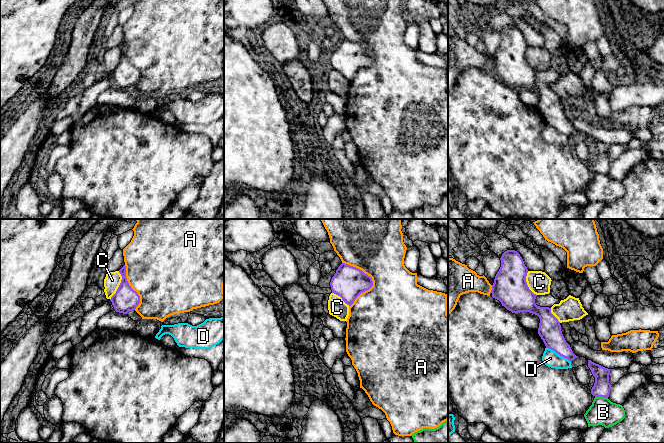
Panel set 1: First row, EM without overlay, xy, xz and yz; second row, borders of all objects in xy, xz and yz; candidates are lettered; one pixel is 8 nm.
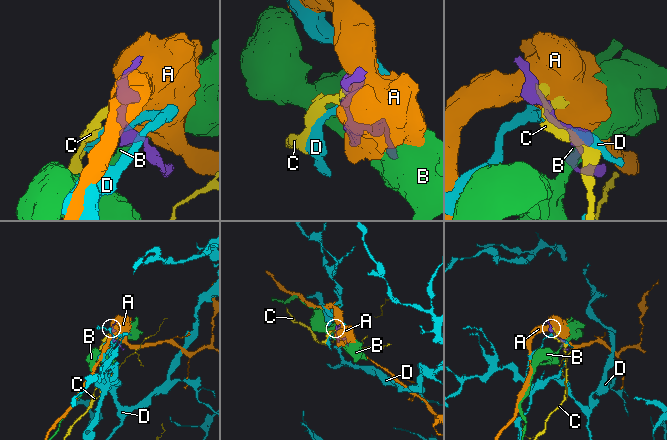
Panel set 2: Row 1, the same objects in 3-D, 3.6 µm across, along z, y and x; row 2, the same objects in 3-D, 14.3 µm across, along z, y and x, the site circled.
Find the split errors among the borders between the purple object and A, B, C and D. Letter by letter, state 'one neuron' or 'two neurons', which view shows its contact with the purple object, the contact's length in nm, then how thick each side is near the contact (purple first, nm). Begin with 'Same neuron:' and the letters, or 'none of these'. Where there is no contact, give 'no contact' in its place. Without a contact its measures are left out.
Same neuron: none of these
A: two neurons | xz | 360 nm | 260/440 nm
B: two neurons | yz | 110 nm | 140/220 nm
C: two neurons | xy | 240 nm | 200/130 nm
D: two neurons | yz | 240 nm | 180/140 nm

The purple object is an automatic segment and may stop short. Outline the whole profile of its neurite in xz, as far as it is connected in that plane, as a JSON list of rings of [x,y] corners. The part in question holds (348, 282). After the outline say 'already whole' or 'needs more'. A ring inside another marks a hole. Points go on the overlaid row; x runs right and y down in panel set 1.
[[[342,263],[330,282],[332,293],[340,296],[342,300],[351,306],[355,299],[373,286],[370,276],[362,270]]]; already whole

